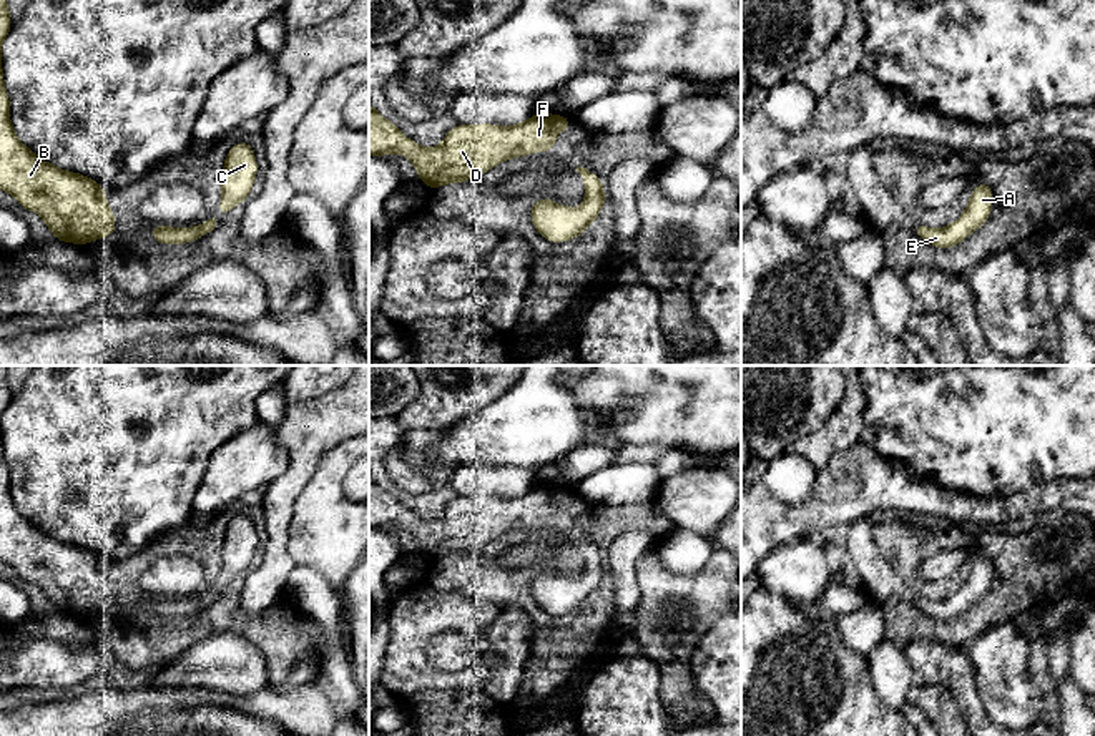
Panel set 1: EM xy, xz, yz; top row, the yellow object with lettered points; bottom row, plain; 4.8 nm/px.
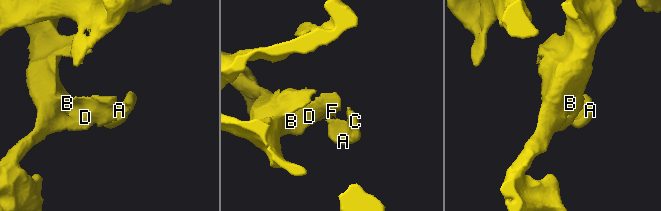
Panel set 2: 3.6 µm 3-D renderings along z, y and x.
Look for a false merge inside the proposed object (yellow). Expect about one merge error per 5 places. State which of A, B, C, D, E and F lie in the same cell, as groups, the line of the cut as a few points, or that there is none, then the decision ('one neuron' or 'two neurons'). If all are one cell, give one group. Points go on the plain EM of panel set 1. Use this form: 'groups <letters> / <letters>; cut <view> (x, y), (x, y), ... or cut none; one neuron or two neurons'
groups A B C D E F; cut none; one neuron

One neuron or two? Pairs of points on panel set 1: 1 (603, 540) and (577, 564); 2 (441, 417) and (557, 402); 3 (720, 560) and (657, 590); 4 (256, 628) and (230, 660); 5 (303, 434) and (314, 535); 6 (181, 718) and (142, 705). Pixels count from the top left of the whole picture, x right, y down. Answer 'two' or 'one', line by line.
1: one
2: two
3: one
4: two
5: two
6: two

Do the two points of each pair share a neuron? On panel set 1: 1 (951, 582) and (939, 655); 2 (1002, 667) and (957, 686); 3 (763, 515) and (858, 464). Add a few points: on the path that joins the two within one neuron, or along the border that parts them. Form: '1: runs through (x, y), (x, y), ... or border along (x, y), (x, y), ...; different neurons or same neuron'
1: border along (903, 647), (918, 640), (934, 640), (961, 648); different neurons
2: border along (964, 652), (972, 670), (976, 693), (987, 716); different neurons
3: runs through (786, 515), (806, 515), (834, 487); same neuron

